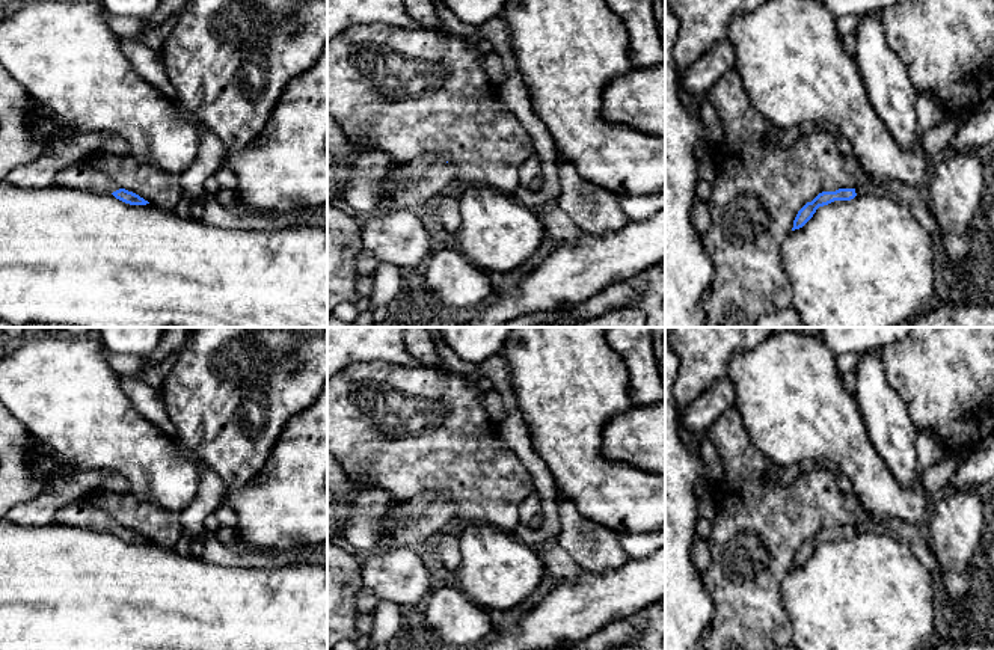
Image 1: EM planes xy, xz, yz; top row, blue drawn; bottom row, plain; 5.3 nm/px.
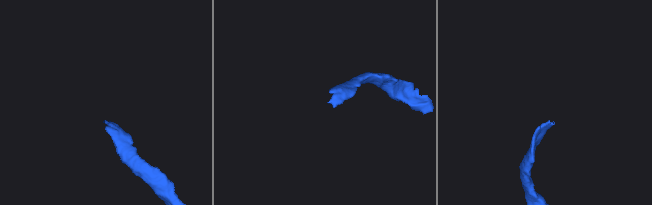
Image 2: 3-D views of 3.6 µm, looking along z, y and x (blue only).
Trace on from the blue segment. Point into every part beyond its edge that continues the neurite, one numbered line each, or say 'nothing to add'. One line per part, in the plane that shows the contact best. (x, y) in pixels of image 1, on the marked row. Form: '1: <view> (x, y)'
1: xy (80, 175)

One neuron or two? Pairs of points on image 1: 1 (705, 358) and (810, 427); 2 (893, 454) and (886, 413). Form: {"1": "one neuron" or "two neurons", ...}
{"1": "two neurons", "2": "one neuron"}

